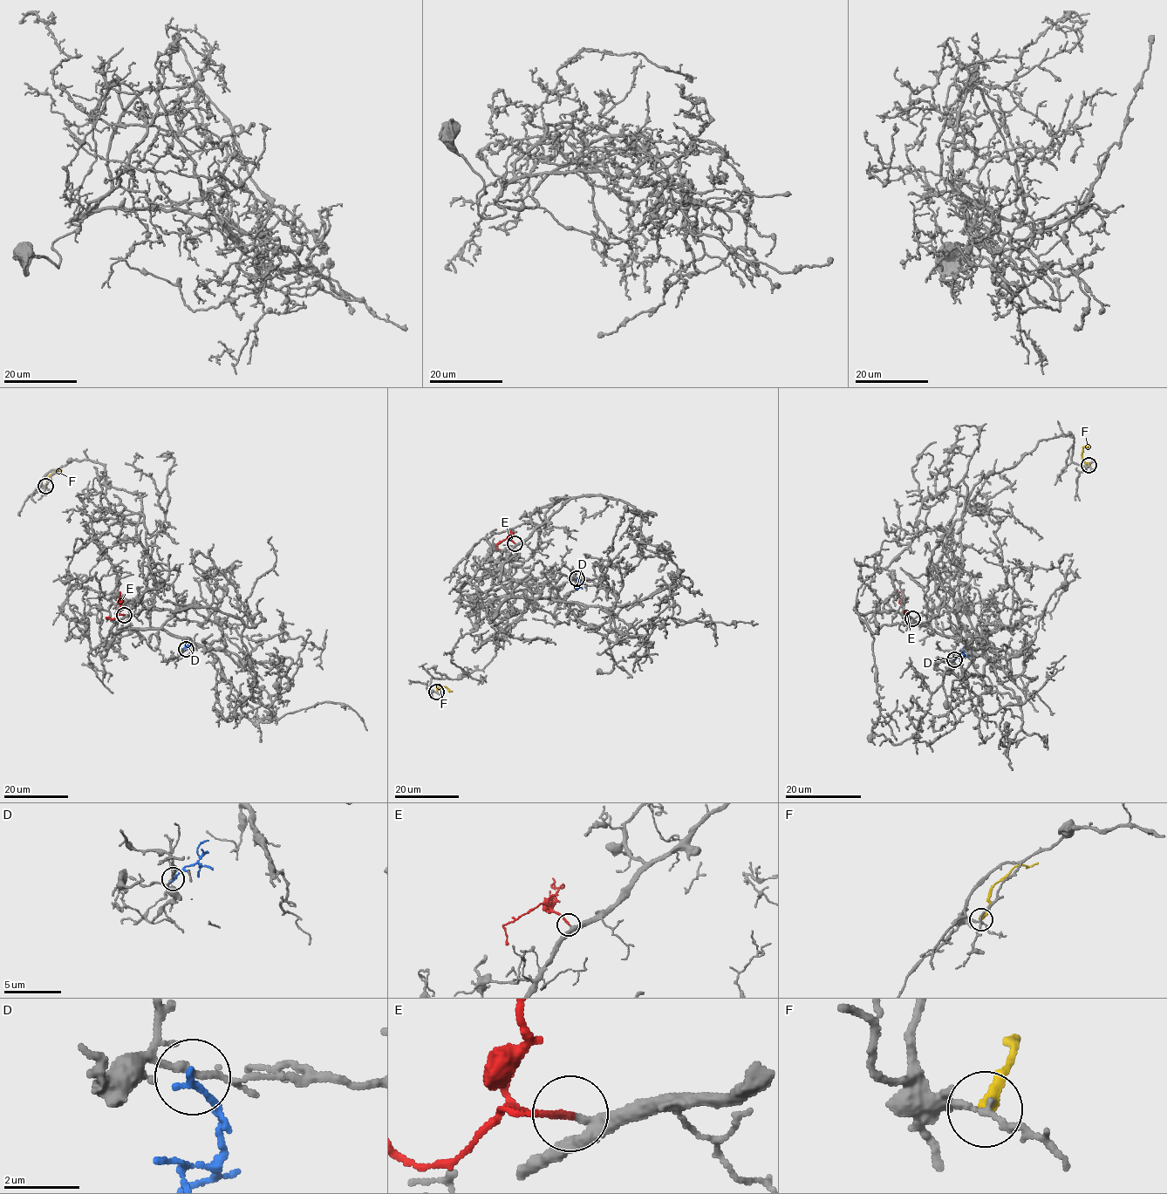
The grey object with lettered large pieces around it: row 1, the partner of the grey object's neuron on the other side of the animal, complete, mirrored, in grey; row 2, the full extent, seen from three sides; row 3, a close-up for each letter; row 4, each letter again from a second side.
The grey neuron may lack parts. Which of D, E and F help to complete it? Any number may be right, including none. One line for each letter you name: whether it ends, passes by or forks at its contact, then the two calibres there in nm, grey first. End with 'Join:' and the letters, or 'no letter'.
E: it ends | 280/170 nm
Join: E

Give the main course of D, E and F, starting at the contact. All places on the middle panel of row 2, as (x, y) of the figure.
D: (576, 578), (582, 589)
E: (515, 544), (509, 540), (510, 530)
F: (435, 692), (438, 686), (452, 691)

